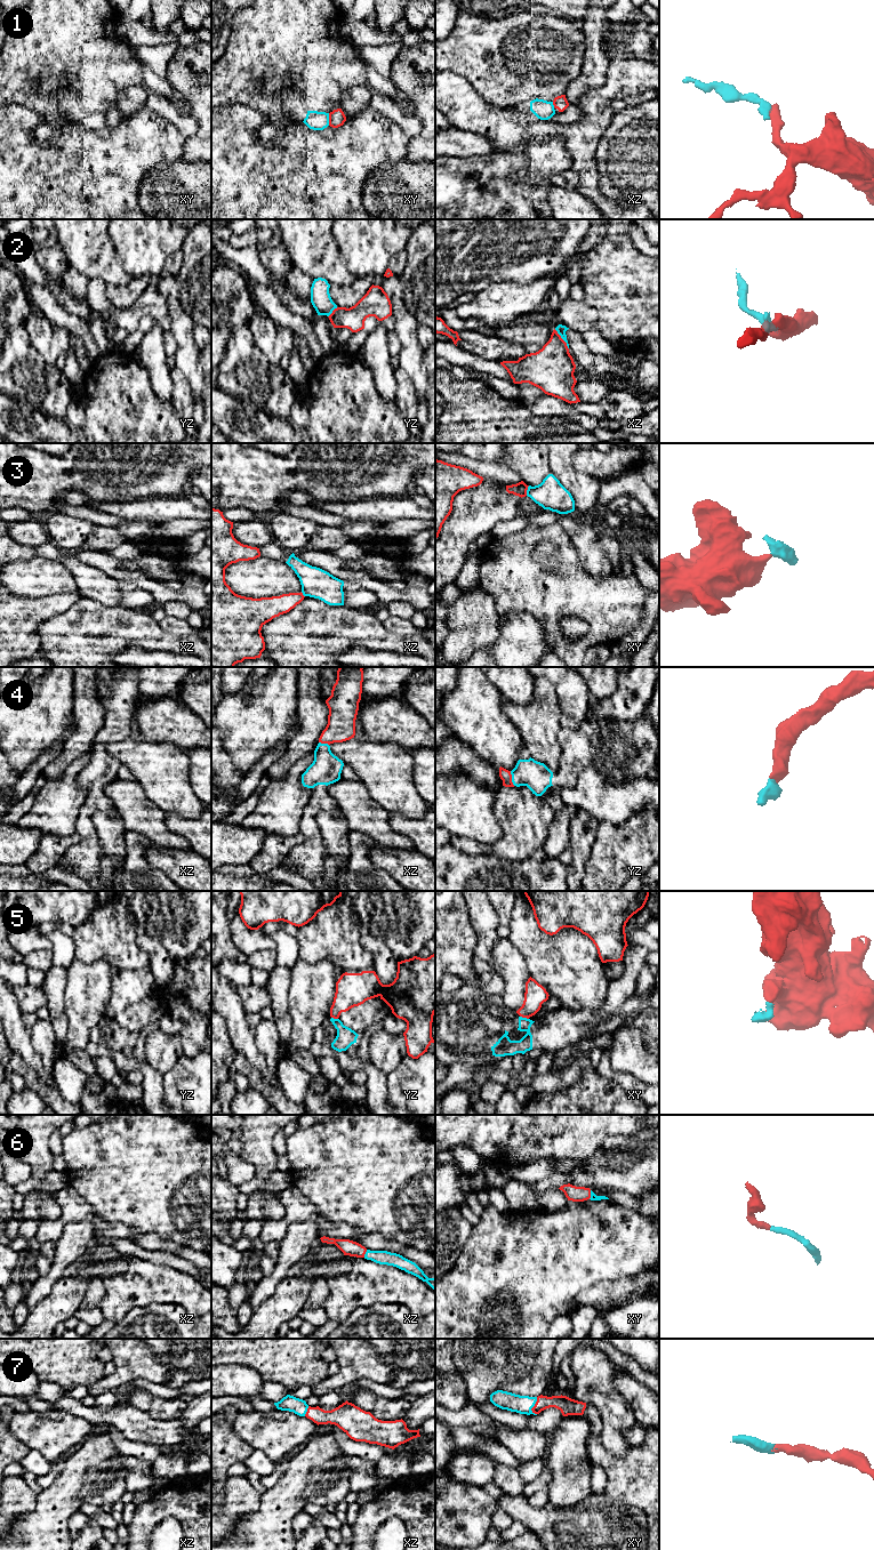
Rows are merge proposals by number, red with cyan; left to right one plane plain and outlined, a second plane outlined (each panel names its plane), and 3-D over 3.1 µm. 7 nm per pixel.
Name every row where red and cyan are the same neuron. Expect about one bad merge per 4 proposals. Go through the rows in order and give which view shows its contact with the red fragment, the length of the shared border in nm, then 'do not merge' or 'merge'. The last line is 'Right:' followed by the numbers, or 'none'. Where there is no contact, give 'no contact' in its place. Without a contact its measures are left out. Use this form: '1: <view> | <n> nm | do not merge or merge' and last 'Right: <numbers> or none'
1: xy | 90 nm | do not merge
2: xz | 170 nm | do not merge
3: xy | 80 nm | do not merge
4: yz | 110 nm | merge
5: xy | 70 nm | do not merge
6: xy | 70 nm | merge
7: xy | 130 nm | merge
Right: 4, 6, 7

